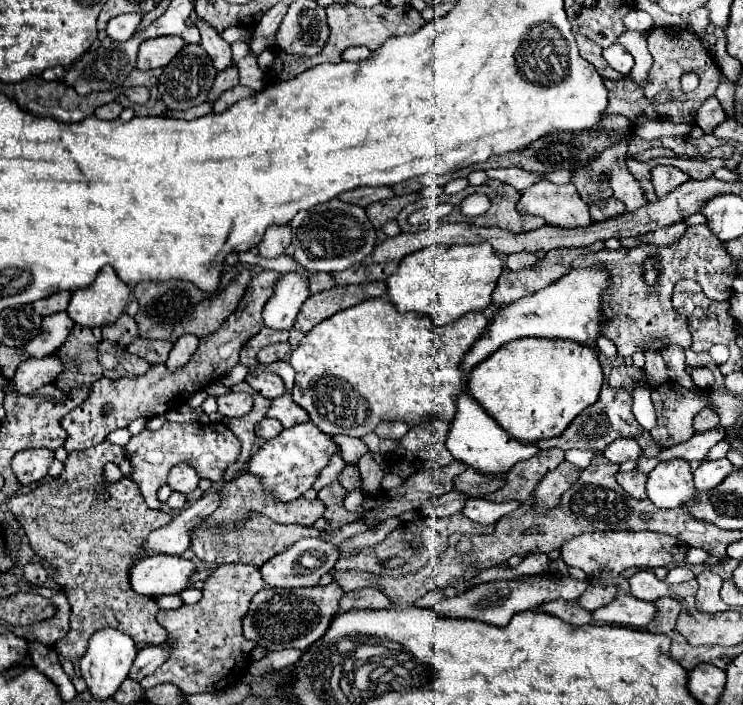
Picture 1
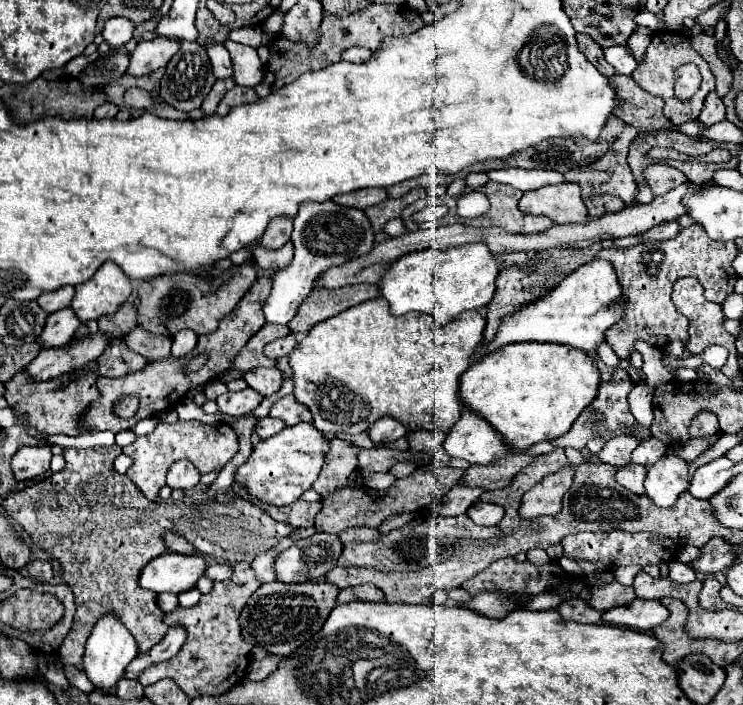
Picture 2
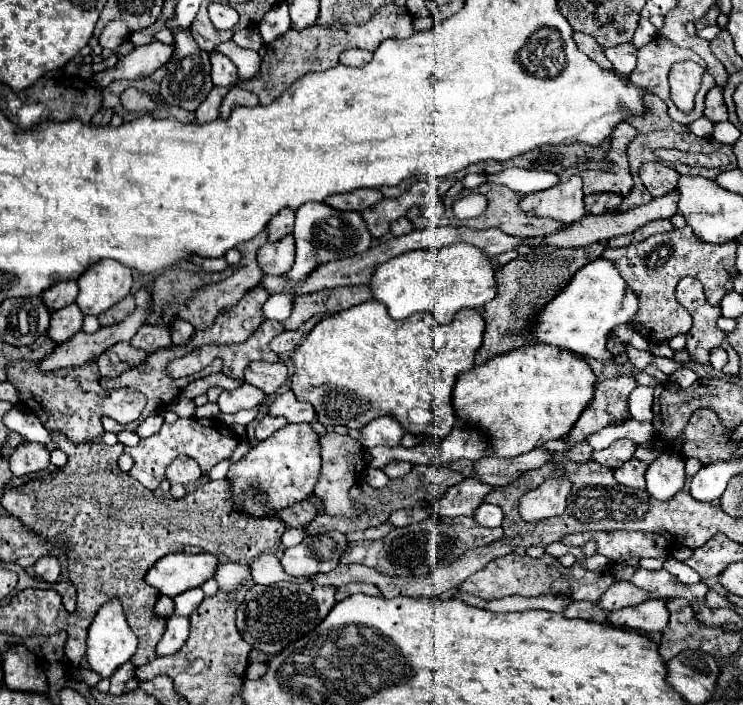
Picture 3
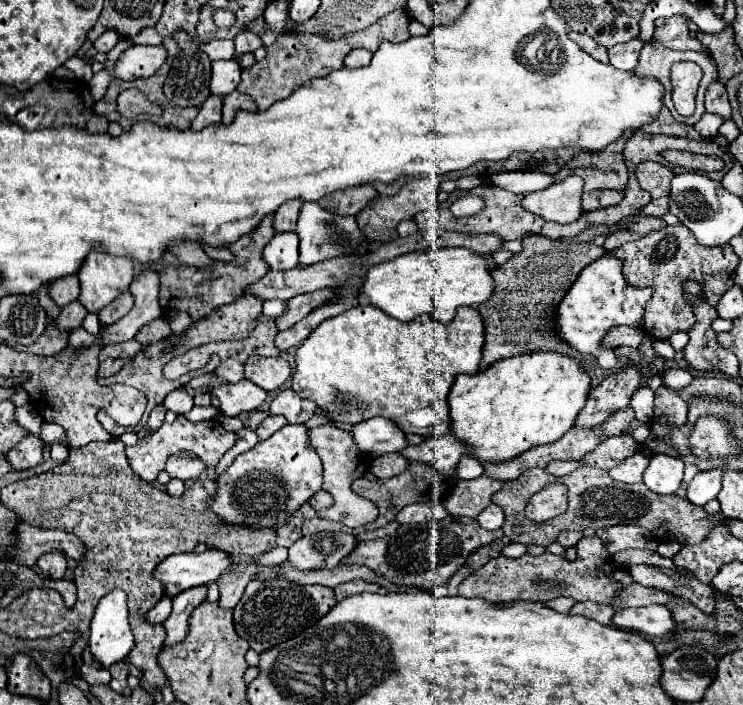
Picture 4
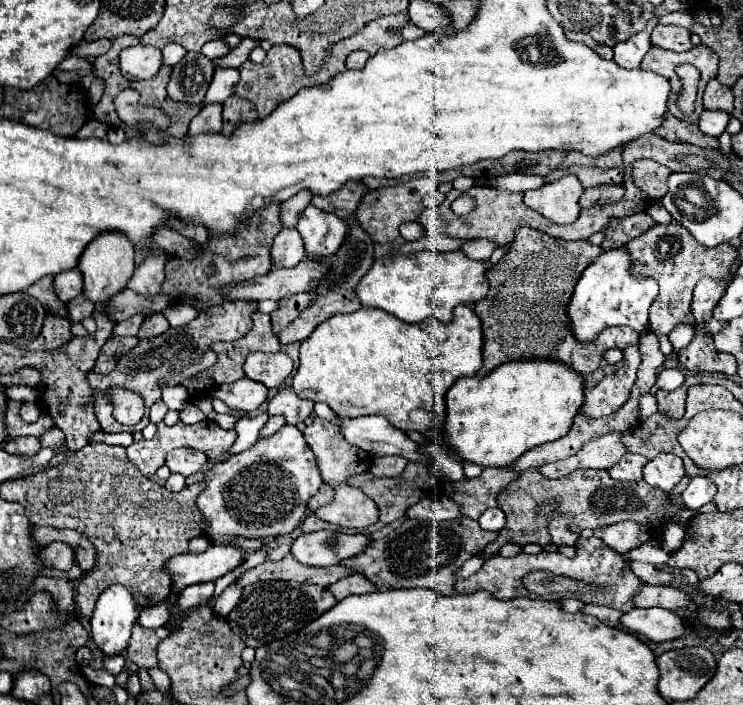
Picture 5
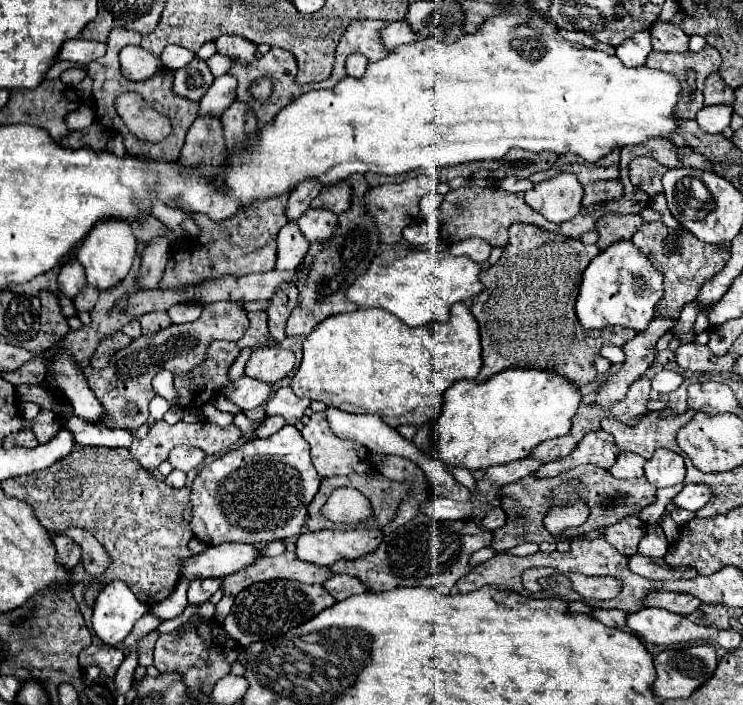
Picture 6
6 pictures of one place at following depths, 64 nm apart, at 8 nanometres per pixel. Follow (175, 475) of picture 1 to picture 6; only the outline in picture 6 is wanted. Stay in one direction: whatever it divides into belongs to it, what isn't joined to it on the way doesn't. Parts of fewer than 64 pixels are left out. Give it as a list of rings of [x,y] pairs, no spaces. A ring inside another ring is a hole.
[[[178,446],[178,448],[170,450],[168,462],[172,464],[172,468],[178,468],[182,472],[190,472],[190,470],[198,468],[204,462],[204,458],[206,458],[206,454],[202,450],[198,450],[198,448]]]

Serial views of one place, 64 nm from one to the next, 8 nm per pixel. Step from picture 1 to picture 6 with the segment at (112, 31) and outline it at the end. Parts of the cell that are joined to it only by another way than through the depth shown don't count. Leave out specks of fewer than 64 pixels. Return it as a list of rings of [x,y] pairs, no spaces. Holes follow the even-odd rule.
[[[74,38],[68,40],[60,54],[58,60],[72,60],[72,62],[92,62],[96,58],[100,58],[102,54],[106,54],[106,44],[104,42],[92,42],[92,40],[84,40],[84,38]]]

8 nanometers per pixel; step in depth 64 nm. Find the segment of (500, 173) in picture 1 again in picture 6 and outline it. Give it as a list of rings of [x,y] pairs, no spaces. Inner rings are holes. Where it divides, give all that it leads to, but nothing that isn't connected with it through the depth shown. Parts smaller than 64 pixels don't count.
[[[504,178],[504,180],[500,180],[500,188],[508,190],[508,192],[528,192],[530,188],[534,188],[534,182],[520,180],[520,178]]]

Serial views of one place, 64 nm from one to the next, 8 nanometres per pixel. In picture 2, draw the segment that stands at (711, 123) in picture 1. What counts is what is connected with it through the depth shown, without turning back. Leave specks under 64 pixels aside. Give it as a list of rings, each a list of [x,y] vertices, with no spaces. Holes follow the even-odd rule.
[[[710,92],[710,94],[708,94],[708,98],[706,98],[706,102],[704,102],[704,108],[702,108],[698,120],[700,120],[706,128],[710,128],[710,126],[716,124],[716,122],[726,120],[726,108],[724,108],[724,104],[722,104],[722,100],[720,100],[720,96],[718,96],[716,92]]]

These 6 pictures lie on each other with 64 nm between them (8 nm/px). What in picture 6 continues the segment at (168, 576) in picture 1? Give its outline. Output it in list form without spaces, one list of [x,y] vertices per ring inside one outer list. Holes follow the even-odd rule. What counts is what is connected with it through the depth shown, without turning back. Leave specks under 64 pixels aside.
[[[218,544],[208,546],[202,554],[190,556],[182,562],[180,578],[198,580],[198,578],[224,578],[234,574],[246,566],[250,566],[258,558],[258,548],[250,544]]]

